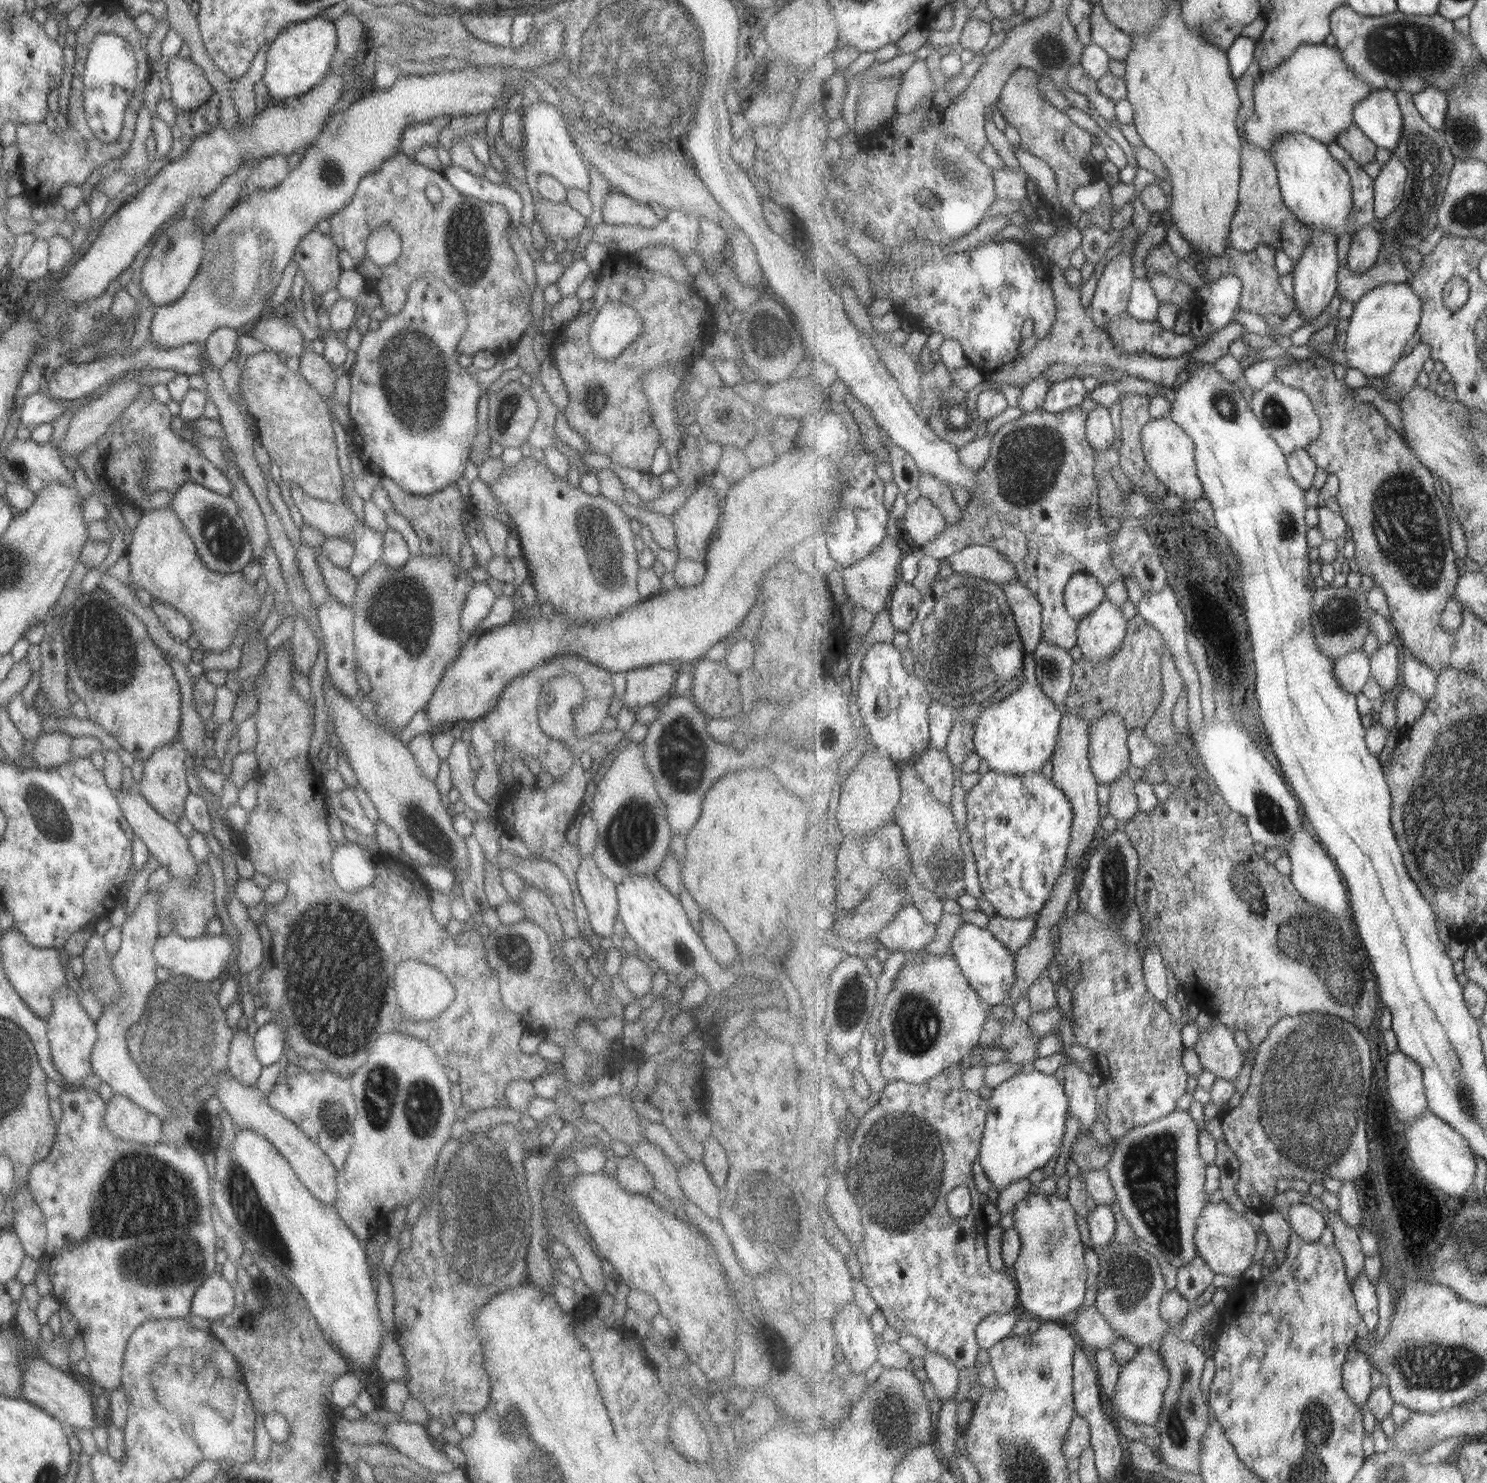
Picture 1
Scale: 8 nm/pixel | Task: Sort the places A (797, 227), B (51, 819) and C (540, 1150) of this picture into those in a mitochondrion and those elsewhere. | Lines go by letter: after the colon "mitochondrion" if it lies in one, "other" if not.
A: other
B: mitochondrion
C: other

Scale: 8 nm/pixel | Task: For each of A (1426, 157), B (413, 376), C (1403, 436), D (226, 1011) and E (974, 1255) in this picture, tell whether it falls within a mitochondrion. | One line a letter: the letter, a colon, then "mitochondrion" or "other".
A: mitochondrion
B: mitochondrion
C: other
D: other
E: other

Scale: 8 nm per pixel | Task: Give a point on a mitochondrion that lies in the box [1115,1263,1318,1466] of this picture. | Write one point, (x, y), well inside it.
(1177, 1432)

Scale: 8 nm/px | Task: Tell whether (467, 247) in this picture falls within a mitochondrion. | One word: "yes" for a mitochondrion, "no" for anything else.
yes

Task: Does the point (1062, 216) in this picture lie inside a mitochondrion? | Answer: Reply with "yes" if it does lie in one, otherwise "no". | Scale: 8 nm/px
no

